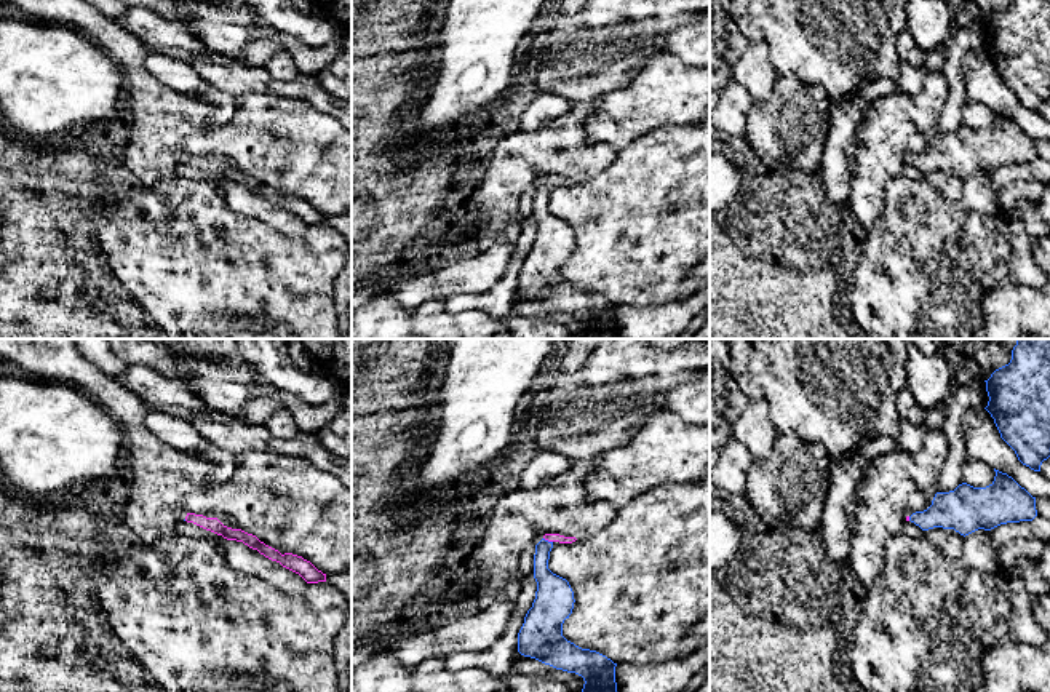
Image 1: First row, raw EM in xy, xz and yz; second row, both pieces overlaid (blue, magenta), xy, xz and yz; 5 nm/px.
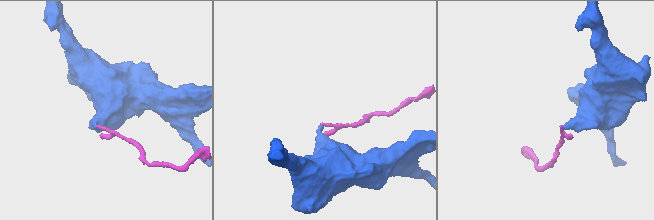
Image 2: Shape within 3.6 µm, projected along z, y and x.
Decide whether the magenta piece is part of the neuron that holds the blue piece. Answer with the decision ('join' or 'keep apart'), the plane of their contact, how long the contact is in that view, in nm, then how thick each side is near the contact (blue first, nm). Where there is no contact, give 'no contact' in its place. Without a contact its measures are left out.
join; contact in xz; length 50 nm; calibres 160 and 50 nm

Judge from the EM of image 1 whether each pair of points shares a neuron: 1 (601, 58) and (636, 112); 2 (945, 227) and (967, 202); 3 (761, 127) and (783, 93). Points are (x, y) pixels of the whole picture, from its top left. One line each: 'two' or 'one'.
1: two
2: two
3: one

